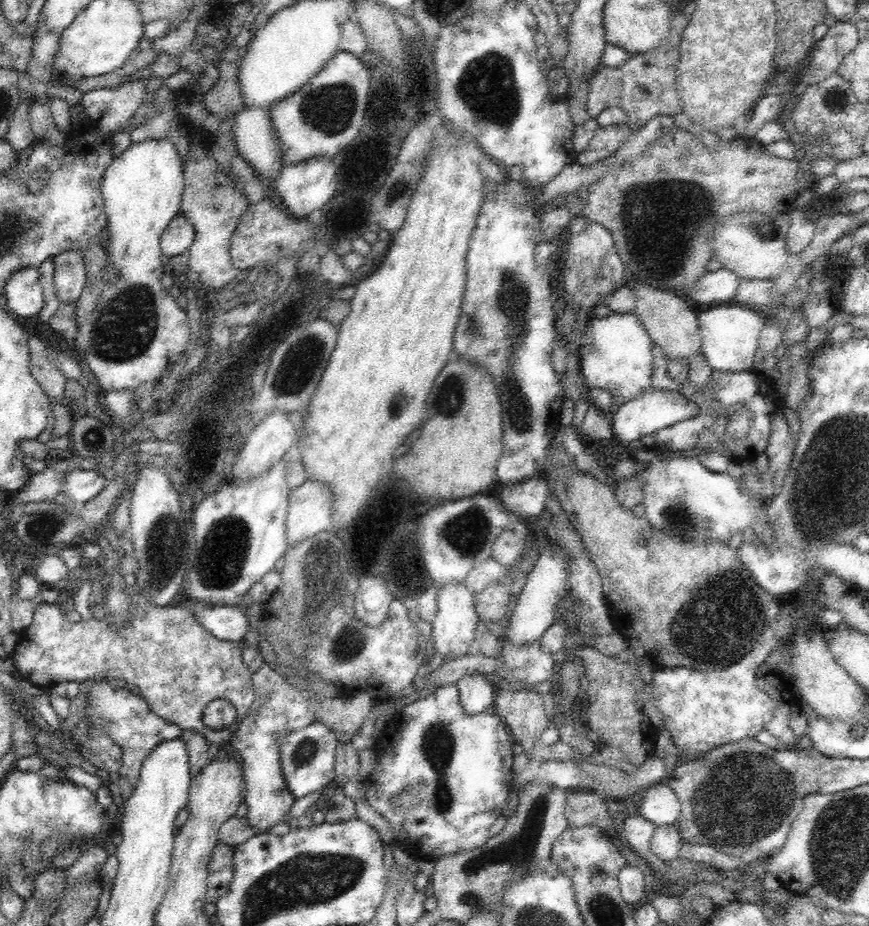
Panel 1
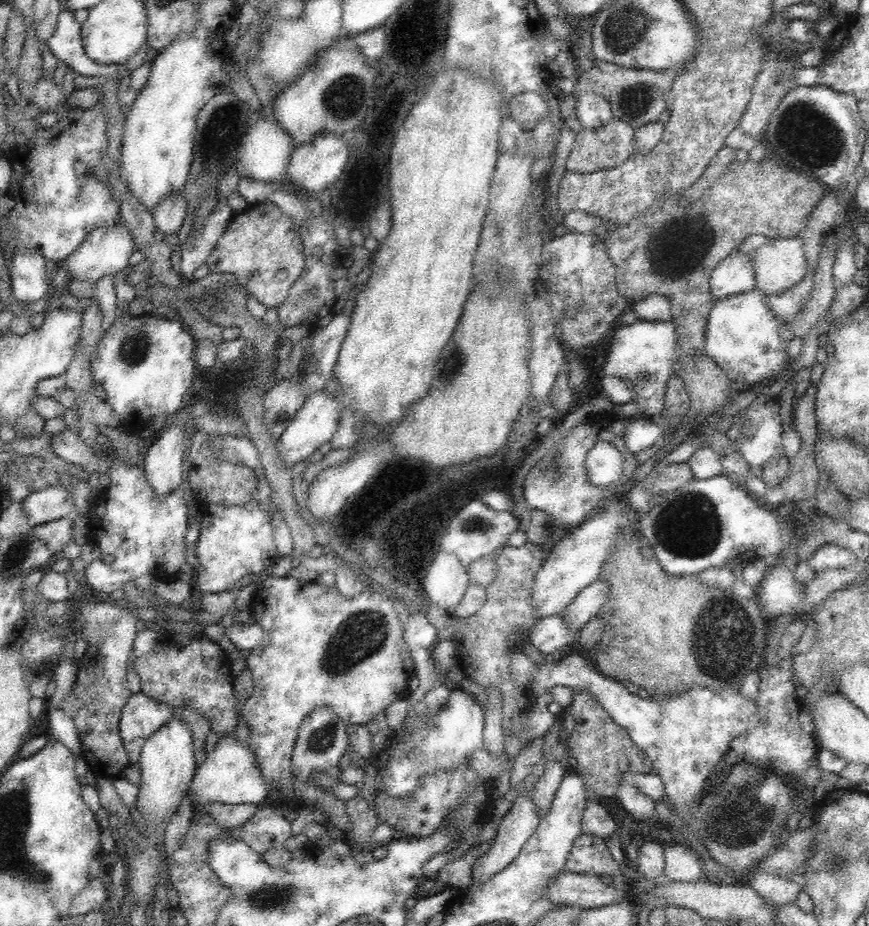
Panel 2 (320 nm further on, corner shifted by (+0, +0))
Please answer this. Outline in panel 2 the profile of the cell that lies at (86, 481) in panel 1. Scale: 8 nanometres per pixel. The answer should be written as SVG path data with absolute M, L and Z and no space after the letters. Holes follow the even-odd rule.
M63 484L48 485L44 490L32 491L23 500L23 509L34 525L58 520L75 514L72 491Z

